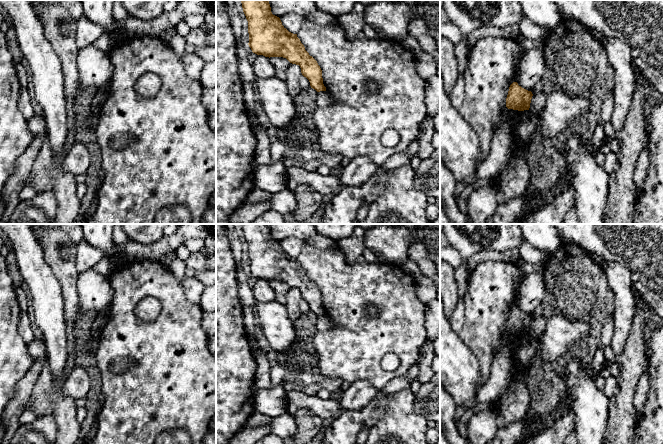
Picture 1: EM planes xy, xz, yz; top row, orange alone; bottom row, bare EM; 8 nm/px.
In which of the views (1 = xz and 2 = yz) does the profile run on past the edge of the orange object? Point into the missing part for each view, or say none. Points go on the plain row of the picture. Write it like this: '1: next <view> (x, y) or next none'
1: next none
2: next none

